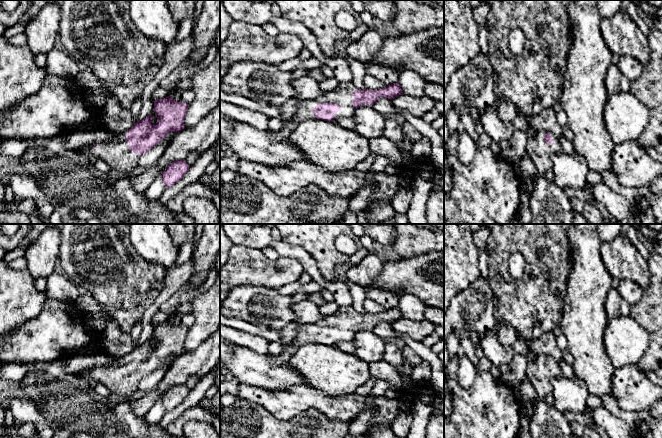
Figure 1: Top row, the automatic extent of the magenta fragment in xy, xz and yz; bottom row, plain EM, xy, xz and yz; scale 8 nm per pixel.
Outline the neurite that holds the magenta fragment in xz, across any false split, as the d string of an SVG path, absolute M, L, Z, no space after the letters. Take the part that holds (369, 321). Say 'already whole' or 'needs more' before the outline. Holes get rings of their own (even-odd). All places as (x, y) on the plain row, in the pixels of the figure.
needs more; M352 306L339 307L326 319L300 326L293 338L293 344L284 347L280 354L271 356L275 365L288 362L297 349L309 343L332 346L338 341L352 341L359 331L372 330L379 322L390 324L403 318L399 307L388 309L381 314L357 313Z

